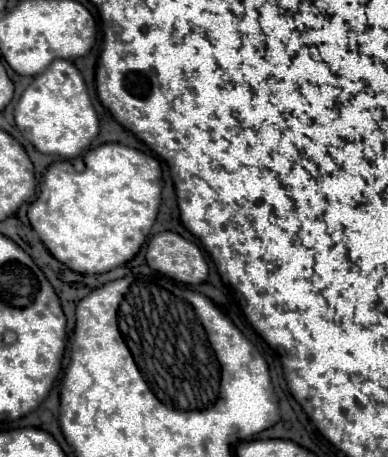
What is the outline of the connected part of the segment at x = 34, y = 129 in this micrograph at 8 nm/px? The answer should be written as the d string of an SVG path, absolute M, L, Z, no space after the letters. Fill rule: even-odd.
M54 60L48 70L32 80L32 84L24 90L22 98L18 100L14 108L14 122L20 130L20 134L42 154L56 154L66 160L72 160L76 156L82 156L92 140L98 134L98 116L93 107L91 97L86 92L86 84L78 68L68 60Z

